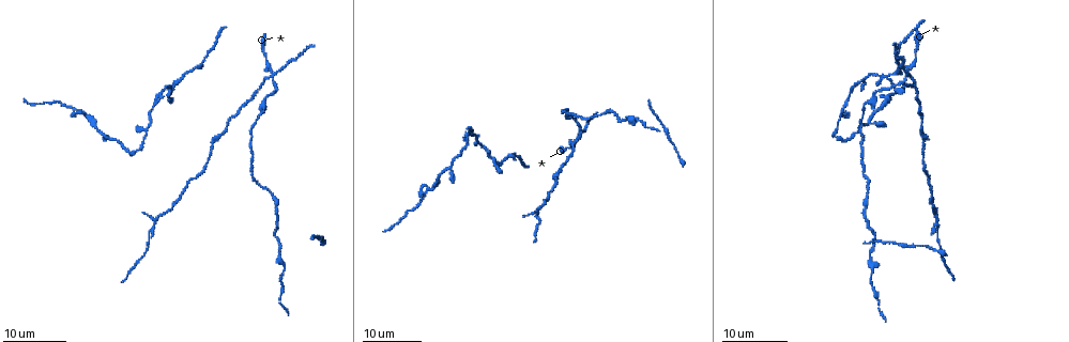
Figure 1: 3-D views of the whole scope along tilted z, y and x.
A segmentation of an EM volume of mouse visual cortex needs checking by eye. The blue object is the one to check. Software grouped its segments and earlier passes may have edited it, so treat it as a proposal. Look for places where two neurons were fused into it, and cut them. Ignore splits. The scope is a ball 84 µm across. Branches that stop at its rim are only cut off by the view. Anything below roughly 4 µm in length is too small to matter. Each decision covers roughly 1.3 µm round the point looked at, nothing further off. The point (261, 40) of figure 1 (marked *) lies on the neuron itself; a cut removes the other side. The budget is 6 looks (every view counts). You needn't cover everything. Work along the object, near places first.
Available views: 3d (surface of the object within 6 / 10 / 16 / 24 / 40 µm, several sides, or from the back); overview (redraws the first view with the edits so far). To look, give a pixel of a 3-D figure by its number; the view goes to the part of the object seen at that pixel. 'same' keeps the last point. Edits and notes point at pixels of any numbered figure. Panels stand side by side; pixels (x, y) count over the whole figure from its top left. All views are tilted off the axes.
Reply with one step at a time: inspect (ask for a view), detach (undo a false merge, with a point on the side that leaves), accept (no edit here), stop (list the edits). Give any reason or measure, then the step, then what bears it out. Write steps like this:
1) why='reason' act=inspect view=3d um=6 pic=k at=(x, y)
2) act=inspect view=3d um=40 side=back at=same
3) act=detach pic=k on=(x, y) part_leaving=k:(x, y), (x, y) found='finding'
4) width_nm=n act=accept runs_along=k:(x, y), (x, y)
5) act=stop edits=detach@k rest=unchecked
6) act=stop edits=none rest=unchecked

why='four or more arms meet' act=inspect view=3d um=24 pic=1 at=(908, 74)

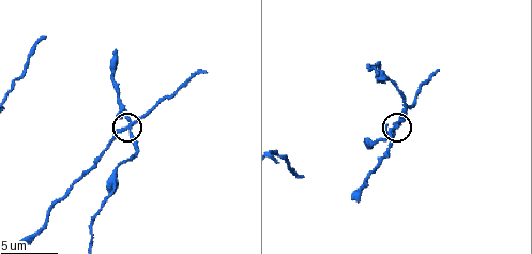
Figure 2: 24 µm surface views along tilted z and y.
act=inspect view=3d um=10 pic=2 at=(129, 126)

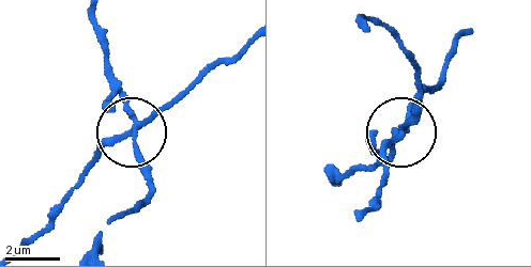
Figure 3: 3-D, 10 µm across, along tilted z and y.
width_nm=200 act=detach pic=3 on=(103, 141) part_leaving=3:(137, 125), (107, 143), (31, 244) found='a second neuron is stuck on'

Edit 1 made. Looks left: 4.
why='calibre changes' act=inspect view=3d um=10 pic=2 at=(115, 185)

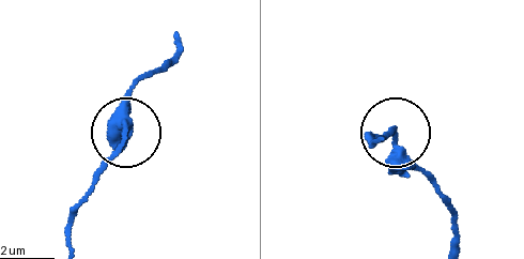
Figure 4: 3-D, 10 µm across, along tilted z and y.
act=accept runs_along=4:(178, 37), (174, 54), (133, 88), (123, 147), (79, 200) found='all the same neuron'

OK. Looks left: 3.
why='four or more arms meet' act=inspect view=3d um=24 pic=1 at=(492, 158)

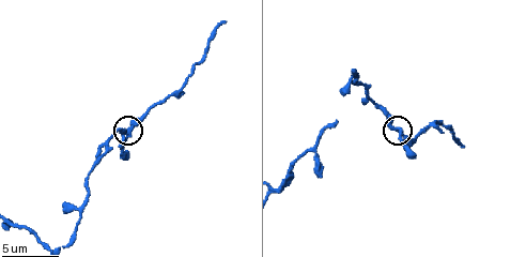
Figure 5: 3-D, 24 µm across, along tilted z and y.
act=inspect view=3d um=10 pic=5 at=(397, 126)

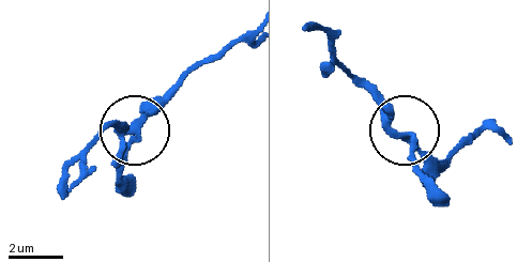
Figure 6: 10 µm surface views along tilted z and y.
act=inspect view=3d um=10 side=back pic=6 at=(402, 135)

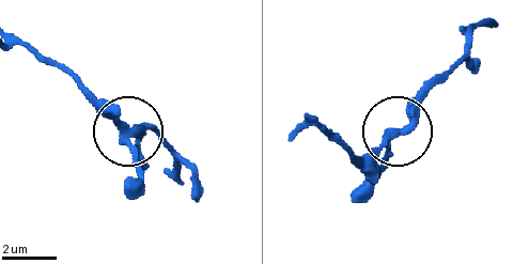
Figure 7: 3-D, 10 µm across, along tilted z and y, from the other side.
act=accept found='all the same neuron'

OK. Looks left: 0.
act=stop edits=detach@3 rest=unchecked

